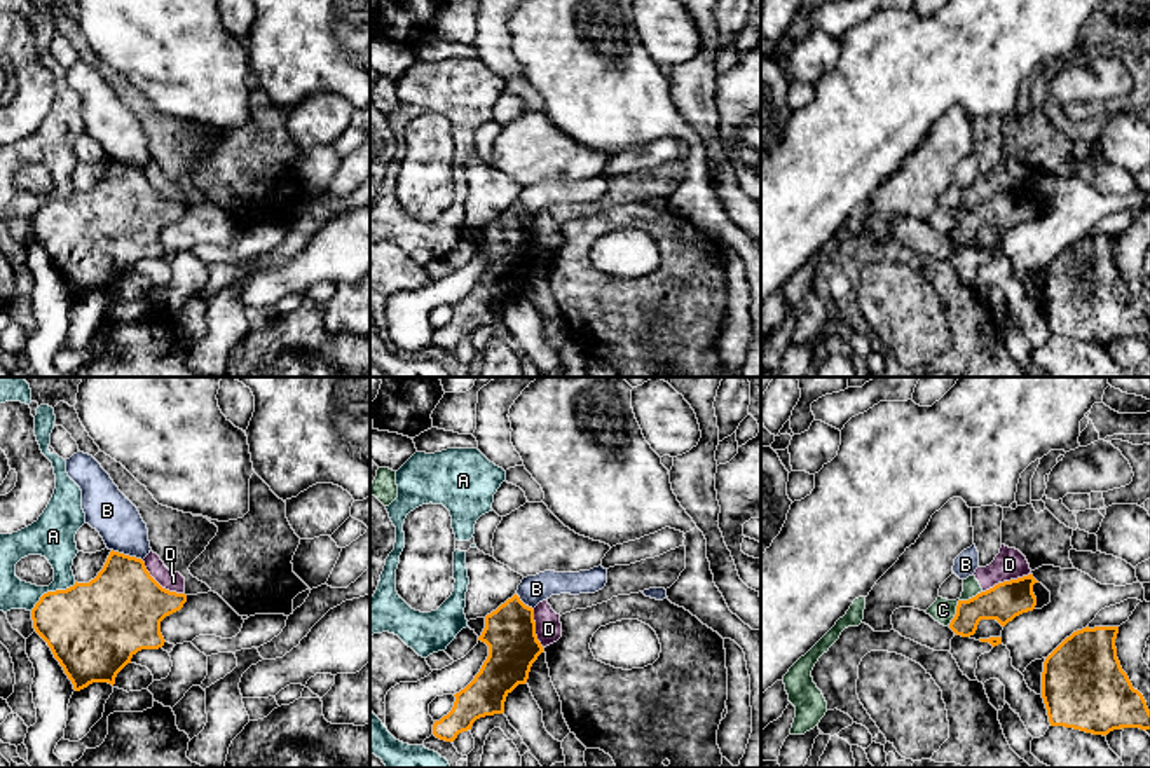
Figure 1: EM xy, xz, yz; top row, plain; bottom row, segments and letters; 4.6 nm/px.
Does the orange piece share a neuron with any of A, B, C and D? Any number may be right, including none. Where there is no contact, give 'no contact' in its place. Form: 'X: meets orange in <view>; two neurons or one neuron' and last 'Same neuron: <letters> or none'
A: meets orange in xy; two neurons
B: meets orange in xy; two neurons
C: meets orange in yz; two neurons
D: meets orange in yz; two neurons
Same neuron: none

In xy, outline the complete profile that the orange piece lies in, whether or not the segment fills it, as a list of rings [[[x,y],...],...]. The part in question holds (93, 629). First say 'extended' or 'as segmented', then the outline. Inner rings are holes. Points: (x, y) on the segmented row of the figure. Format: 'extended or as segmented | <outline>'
as segmented | [[[110,552],[103,569],[89,583],[66,590],[47,592],[31,609],[35,632],[47,642],[75,691],[92,682],[115,684],[117,674],[141,649],[164,646],[161,621],[180,611],[185,593],[162,588],[147,571],[145,562],[119,552]]]

